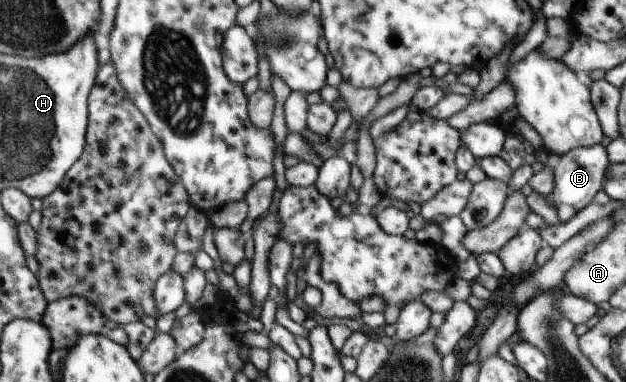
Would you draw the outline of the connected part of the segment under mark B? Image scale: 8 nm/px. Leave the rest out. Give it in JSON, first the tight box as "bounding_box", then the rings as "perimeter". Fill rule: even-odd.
{"bounding_box":[549,144,609,224],"perimeter":[[[601,144],[585,148],[575,148],[567,154],[563,154],[552,163],[554,168],[554,189],[549,198],[553,200],[559,224],[565,224],[577,212],[594,202],[594,196],[603,188],[605,172],[609,168],[607,149]]]}

